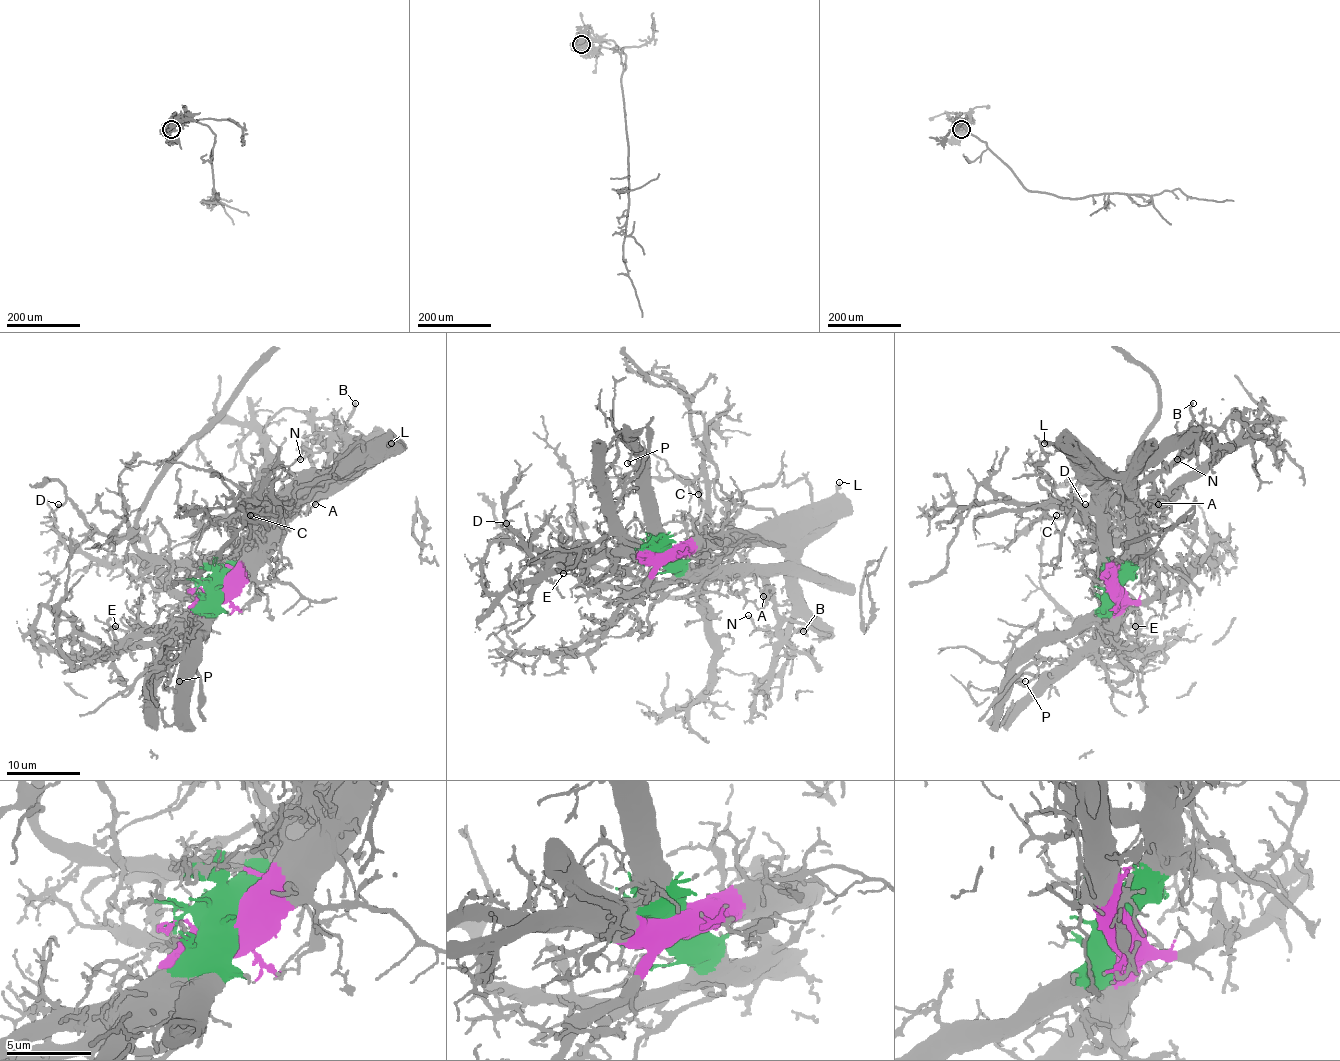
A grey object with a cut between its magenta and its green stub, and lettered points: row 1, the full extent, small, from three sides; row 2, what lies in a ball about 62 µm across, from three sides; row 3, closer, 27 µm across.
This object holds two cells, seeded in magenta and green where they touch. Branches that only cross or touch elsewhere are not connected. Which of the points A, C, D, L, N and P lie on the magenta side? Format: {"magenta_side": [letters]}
{"magenta_side": ["L"]}

